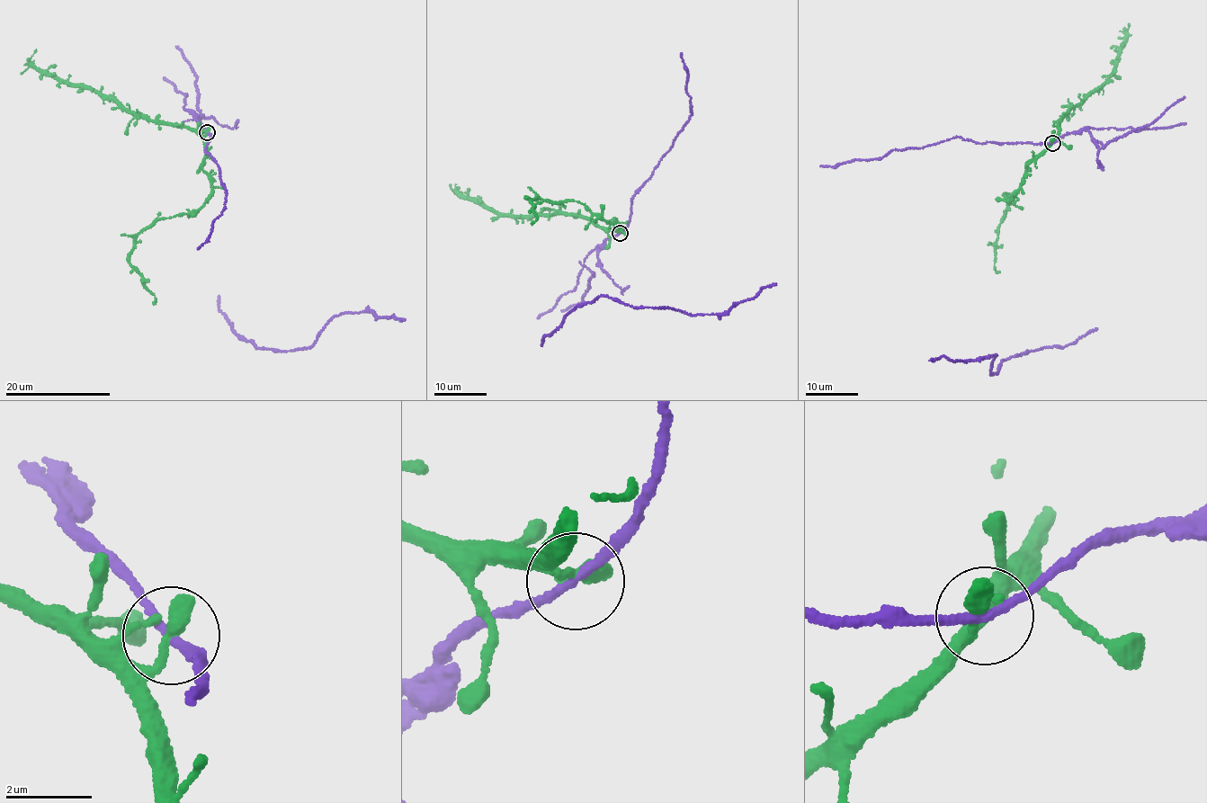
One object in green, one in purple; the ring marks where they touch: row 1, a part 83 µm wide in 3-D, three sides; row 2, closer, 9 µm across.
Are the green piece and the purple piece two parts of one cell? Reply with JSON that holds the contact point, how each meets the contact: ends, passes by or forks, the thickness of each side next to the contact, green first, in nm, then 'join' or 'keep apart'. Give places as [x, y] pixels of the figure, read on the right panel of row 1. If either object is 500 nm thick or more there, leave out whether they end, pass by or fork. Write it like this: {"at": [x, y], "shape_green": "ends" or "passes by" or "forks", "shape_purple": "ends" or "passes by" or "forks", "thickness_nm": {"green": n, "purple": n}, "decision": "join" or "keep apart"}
{"at": [1052, 143], "shape_green": "ends", "shape_purple": "passes by", "thickness_nm": {"green": 400, "purple": 180}, "decision": "keep apart"}

